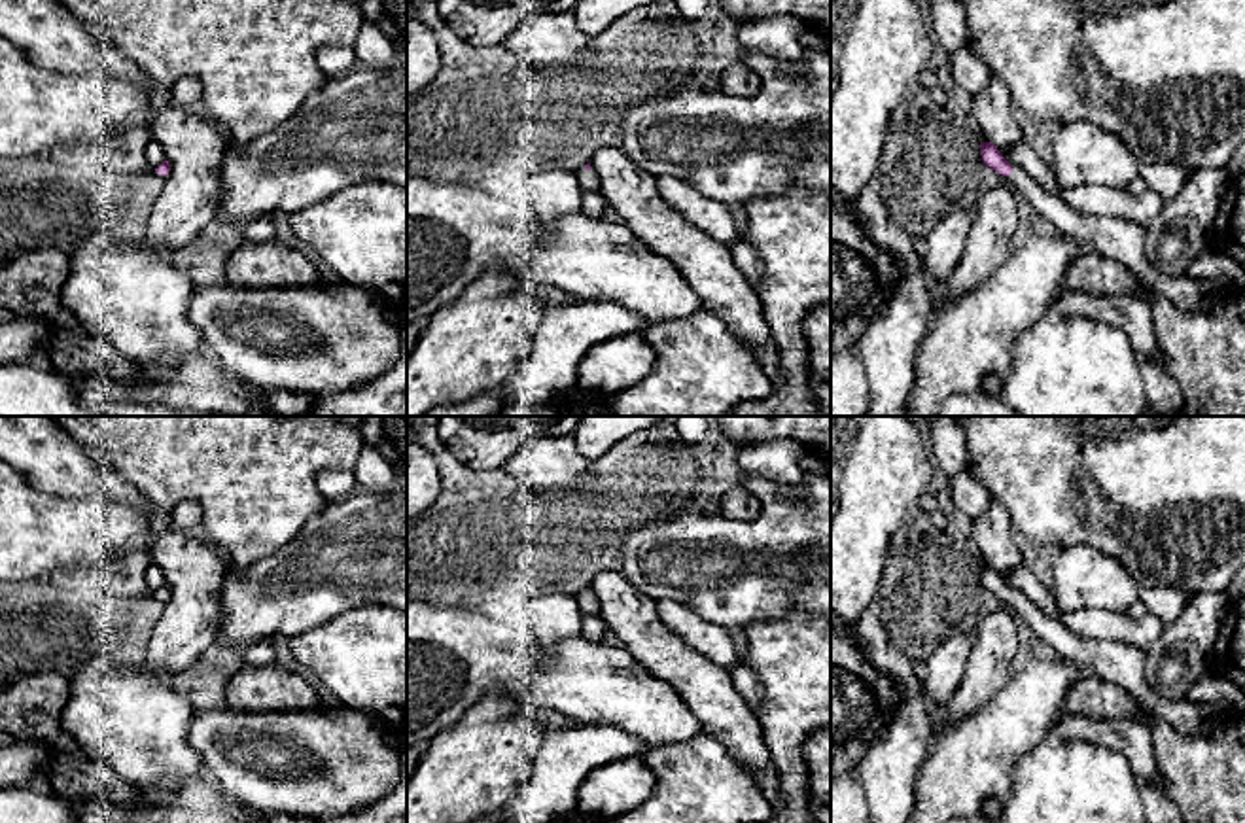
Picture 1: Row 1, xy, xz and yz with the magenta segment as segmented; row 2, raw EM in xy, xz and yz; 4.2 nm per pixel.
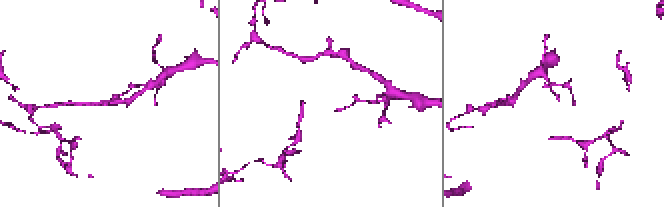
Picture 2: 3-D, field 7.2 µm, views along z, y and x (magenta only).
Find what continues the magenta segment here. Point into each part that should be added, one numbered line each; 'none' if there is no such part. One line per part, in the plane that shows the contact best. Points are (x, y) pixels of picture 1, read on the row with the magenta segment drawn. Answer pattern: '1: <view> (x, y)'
1: yz (1124, 241)

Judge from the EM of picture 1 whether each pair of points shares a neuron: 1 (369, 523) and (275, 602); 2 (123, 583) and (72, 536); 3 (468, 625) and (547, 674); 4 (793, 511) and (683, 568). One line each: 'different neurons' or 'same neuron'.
1: same neuron
2: different neurons
3: same neuron
4: same neuron

